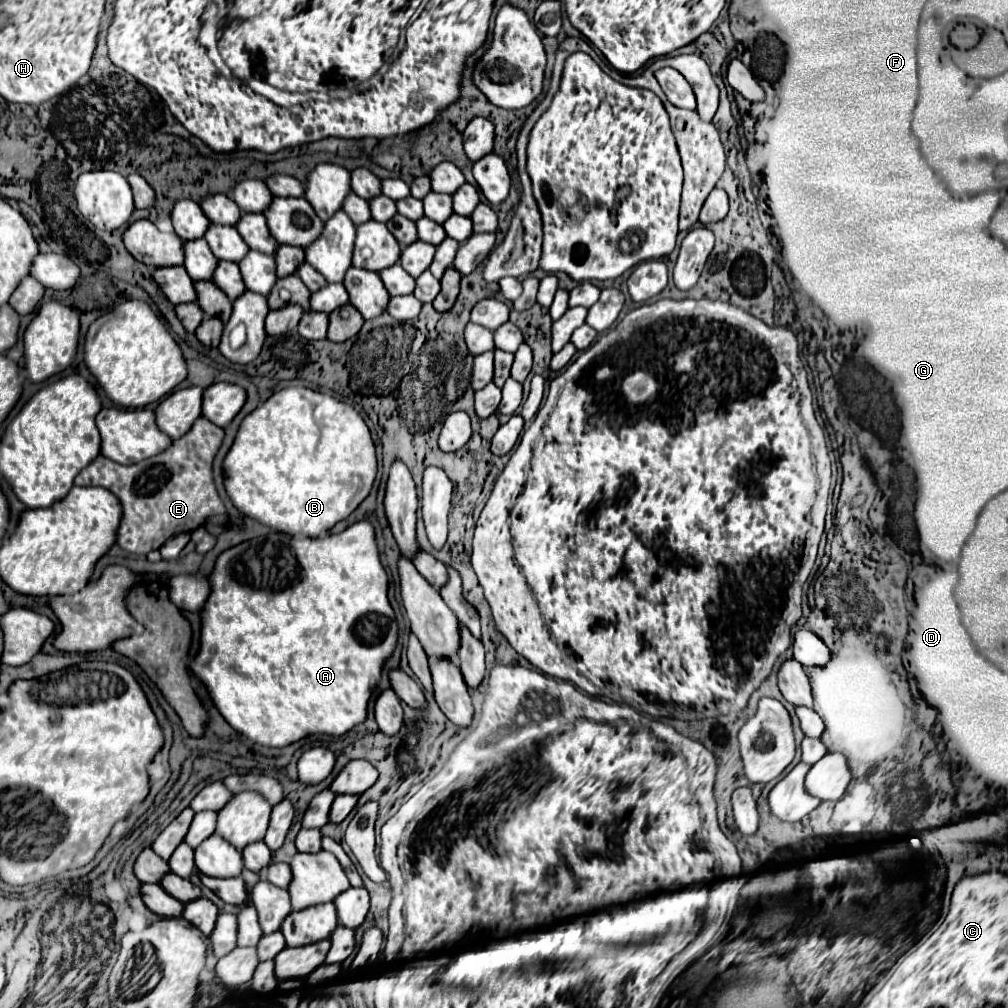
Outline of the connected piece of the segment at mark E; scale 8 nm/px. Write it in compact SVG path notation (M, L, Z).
M200 416L192 430L184 438L176 440L174 446L164 454L130 466L122 466L106 456L98 456L88 470L78 474L76 486L102 486L122 500L124 522L118 532L120 548L132 554L146 554L154 548L160 550L168 538L204 526L210 516L226 514L226 506L218 496L212 476L214 456L220 450L222 440L224 430Z

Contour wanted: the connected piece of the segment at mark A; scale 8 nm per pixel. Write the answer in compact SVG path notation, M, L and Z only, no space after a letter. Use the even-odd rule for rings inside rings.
M368 520L348 526L342 534L328 534L324 538L304 538L276 532L264 540L244 542L220 554L220 558L216 560L214 574L210 576L210 582L212 582L212 594L202 610L202 648L196 660L192 662L192 670L202 678L210 698L214 700L220 714L230 722L234 730L238 730L252 742L272 748L284 748L310 734L342 736L344 732L352 730L354 726L366 720L370 696L374 688L380 684L378 680L386 660L394 654L400 630L394 608L388 602L388 574L380 562L376 532Z

